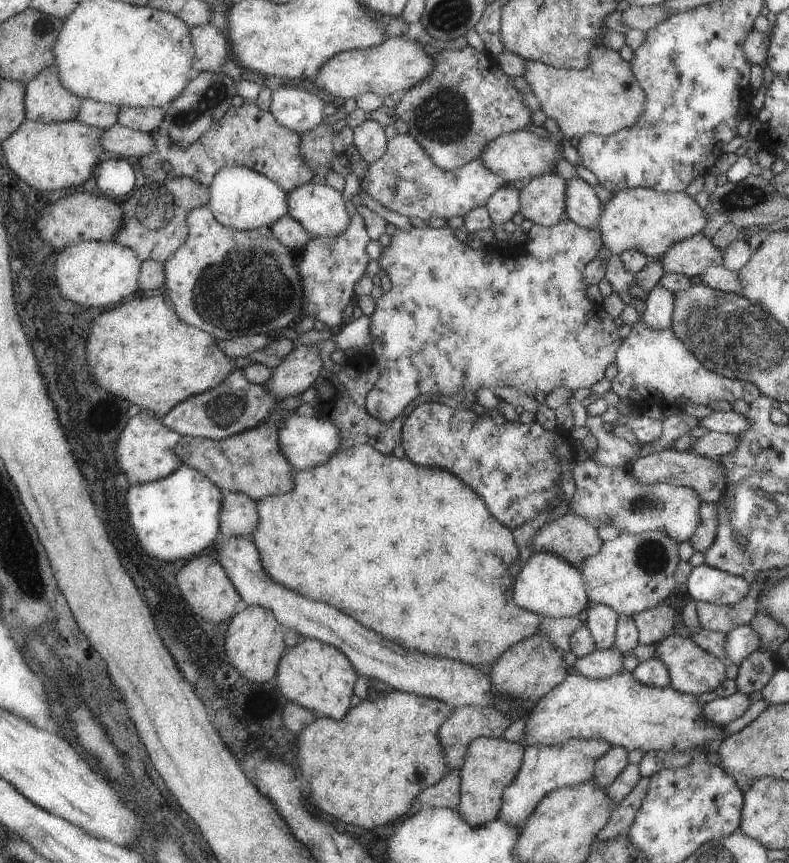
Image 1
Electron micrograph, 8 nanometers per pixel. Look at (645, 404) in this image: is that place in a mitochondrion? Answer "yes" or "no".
no

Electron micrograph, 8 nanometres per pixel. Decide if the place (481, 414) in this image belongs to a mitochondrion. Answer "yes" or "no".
no

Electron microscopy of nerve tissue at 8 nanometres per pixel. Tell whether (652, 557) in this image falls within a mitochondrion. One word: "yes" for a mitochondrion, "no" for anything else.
yes

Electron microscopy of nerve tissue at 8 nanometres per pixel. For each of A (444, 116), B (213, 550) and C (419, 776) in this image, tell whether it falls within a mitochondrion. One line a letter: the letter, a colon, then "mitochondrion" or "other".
A: mitochondrion
B: other
C: other

